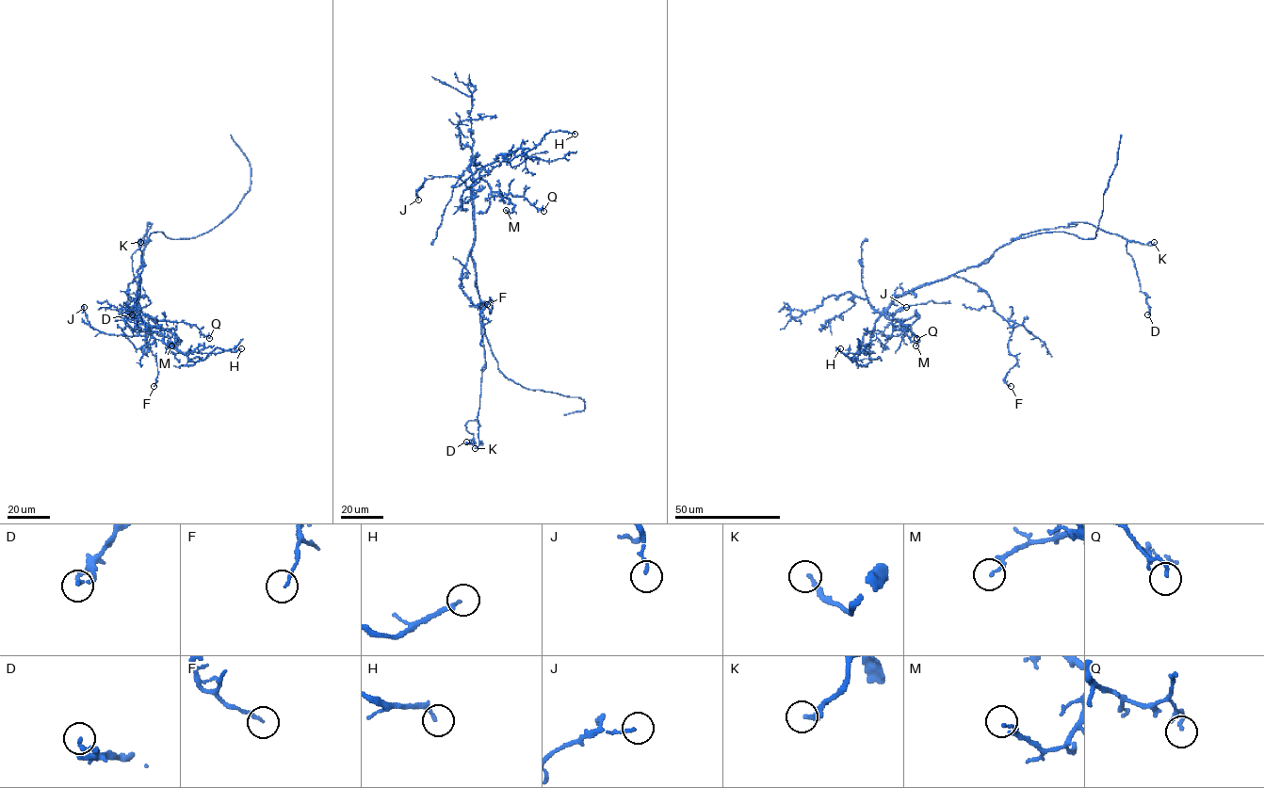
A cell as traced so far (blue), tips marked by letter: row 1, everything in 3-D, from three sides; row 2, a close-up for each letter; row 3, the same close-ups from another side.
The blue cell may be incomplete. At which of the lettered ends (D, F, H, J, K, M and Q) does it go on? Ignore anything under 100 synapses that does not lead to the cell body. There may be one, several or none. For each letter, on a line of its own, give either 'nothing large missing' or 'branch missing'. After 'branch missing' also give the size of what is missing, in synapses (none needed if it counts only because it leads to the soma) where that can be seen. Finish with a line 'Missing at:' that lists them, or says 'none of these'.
D: nothing large missing
F: nothing large missing
H: nothing large missing
J: nothing large missing
K: nothing large missing
M: nothing large missing
Q: nothing large missing
Missing at: none of these

